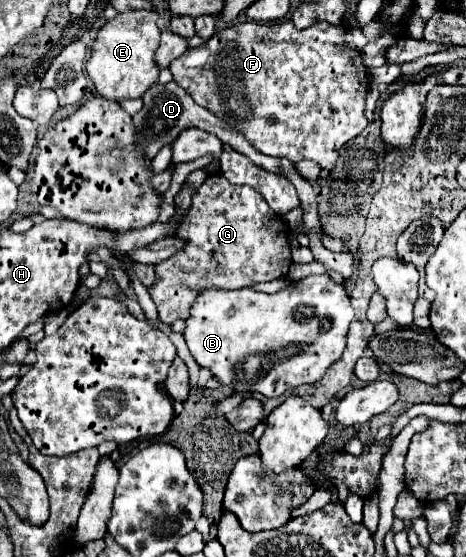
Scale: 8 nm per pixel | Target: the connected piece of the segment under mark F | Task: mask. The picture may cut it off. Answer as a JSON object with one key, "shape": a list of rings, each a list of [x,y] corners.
{"shape":[[[292,19],[272,23],[240,21],[212,35],[206,47],[210,53],[206,65],[200,69],[188,69],[182,57],[170,63],[174,81],[184,87],[200,107],[224,119],[238,133],[244,133],[264,155],[288,157],[294,163],[310,159],[322,169],[334,169],[340,147],[368,125],[364,105],[370,81],[356,49],[352,61],[352,47],[346,43],[346,27],[342,23],[328,25],[326,21],[318,21],[308,29],[296,29]]]}

